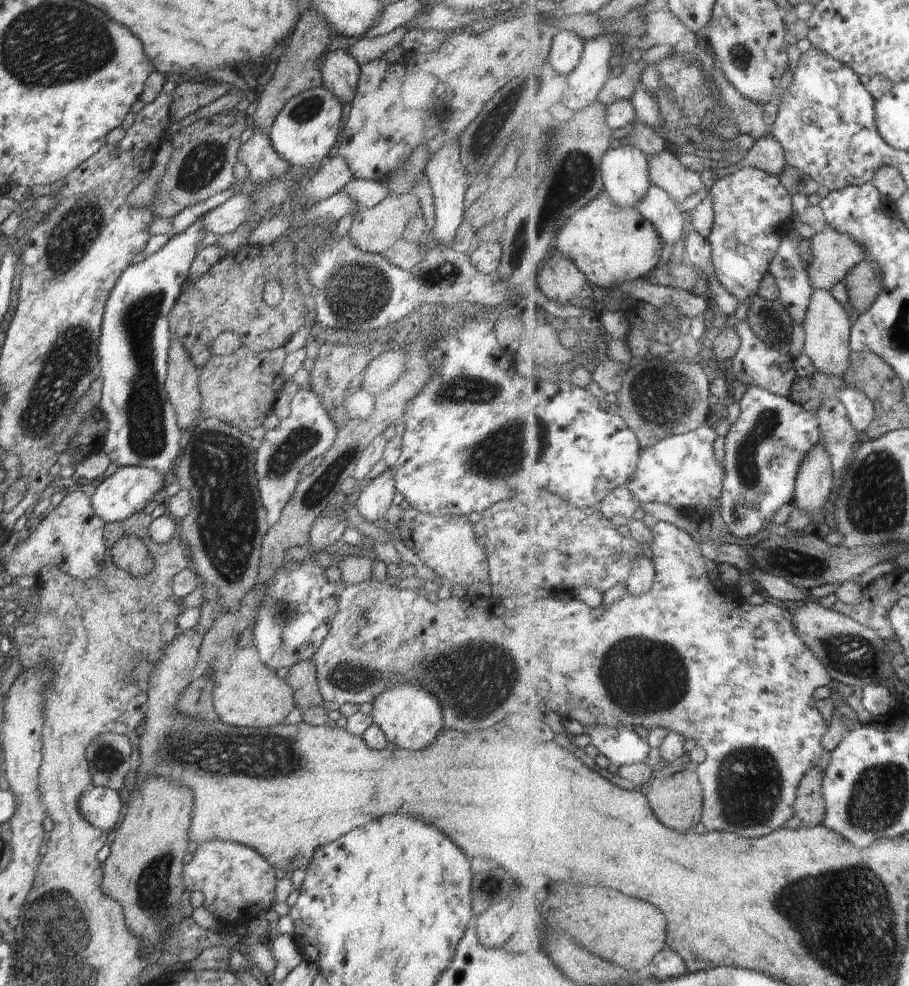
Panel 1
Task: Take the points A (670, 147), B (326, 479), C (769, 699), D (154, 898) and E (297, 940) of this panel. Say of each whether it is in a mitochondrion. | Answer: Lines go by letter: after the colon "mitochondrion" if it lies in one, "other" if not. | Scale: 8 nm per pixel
A: other
B: mitochondrion
C: other
D: mitochondrion
E: other

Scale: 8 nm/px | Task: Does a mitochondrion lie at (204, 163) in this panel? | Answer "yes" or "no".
yes

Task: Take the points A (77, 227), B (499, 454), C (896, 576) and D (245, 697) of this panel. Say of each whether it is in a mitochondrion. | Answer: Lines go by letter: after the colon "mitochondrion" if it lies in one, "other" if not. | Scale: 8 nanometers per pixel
A: mitochondrion
B: mitochondrion
C: other
D: other

